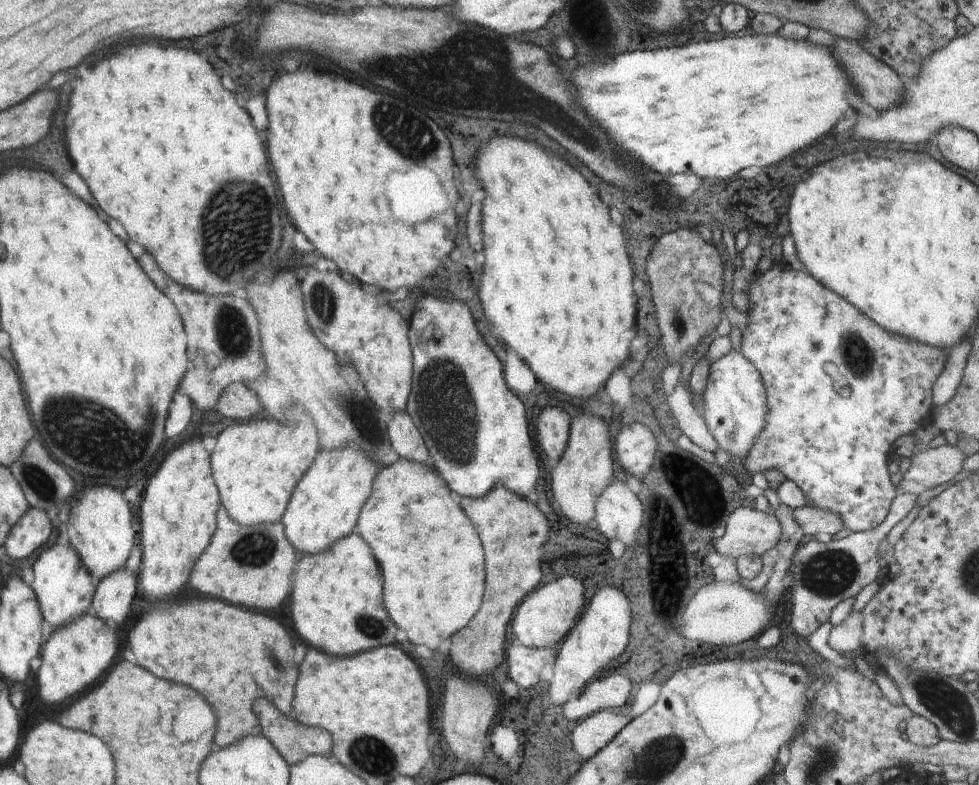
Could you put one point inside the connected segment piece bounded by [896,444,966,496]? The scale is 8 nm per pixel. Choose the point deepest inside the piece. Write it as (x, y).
(931, 467)

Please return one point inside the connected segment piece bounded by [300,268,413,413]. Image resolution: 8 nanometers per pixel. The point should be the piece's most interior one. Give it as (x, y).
(373, 337)

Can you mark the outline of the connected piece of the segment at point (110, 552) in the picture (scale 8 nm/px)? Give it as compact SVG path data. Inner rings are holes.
M108 485L86 486L82 497L72 502L69 516L66 532L70 546L79 553L87 569L98 579L122 570L134 548L132 514L122 491Z

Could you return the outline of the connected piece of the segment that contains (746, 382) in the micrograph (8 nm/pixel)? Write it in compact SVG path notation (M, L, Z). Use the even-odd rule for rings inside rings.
M732 348L710 365L703 396L702 417L719 448L722 448L720 451L743 460L764 428L767 396L761 374L742 351Z

